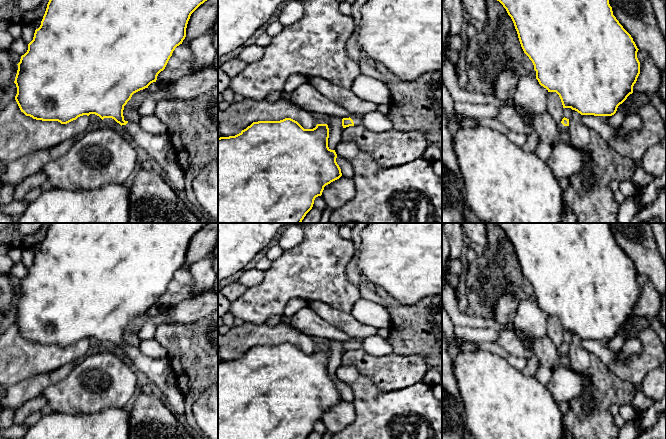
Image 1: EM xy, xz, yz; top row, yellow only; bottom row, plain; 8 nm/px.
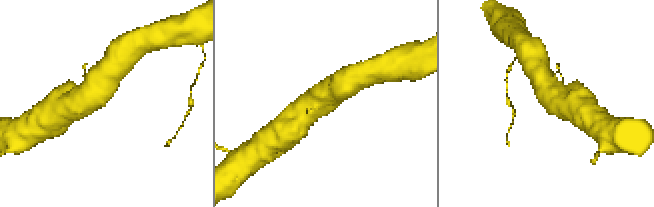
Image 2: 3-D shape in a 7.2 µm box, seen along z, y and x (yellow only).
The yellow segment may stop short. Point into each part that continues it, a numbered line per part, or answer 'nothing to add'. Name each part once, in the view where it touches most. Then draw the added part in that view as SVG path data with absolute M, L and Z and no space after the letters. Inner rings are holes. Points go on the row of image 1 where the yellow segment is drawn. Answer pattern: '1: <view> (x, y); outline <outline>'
1: xz (357, 120); outline M353 115L350 118L353 120L354 126L361 125L364 120L364 117L359 117L356 115Z

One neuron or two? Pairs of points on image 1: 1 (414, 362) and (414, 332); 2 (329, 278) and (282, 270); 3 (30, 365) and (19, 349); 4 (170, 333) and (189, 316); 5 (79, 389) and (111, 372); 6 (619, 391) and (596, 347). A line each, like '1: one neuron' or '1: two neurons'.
1: two neurons
2: one neuron
3: one neuron
4: two neurons
5: one neuron
6: two neurons

